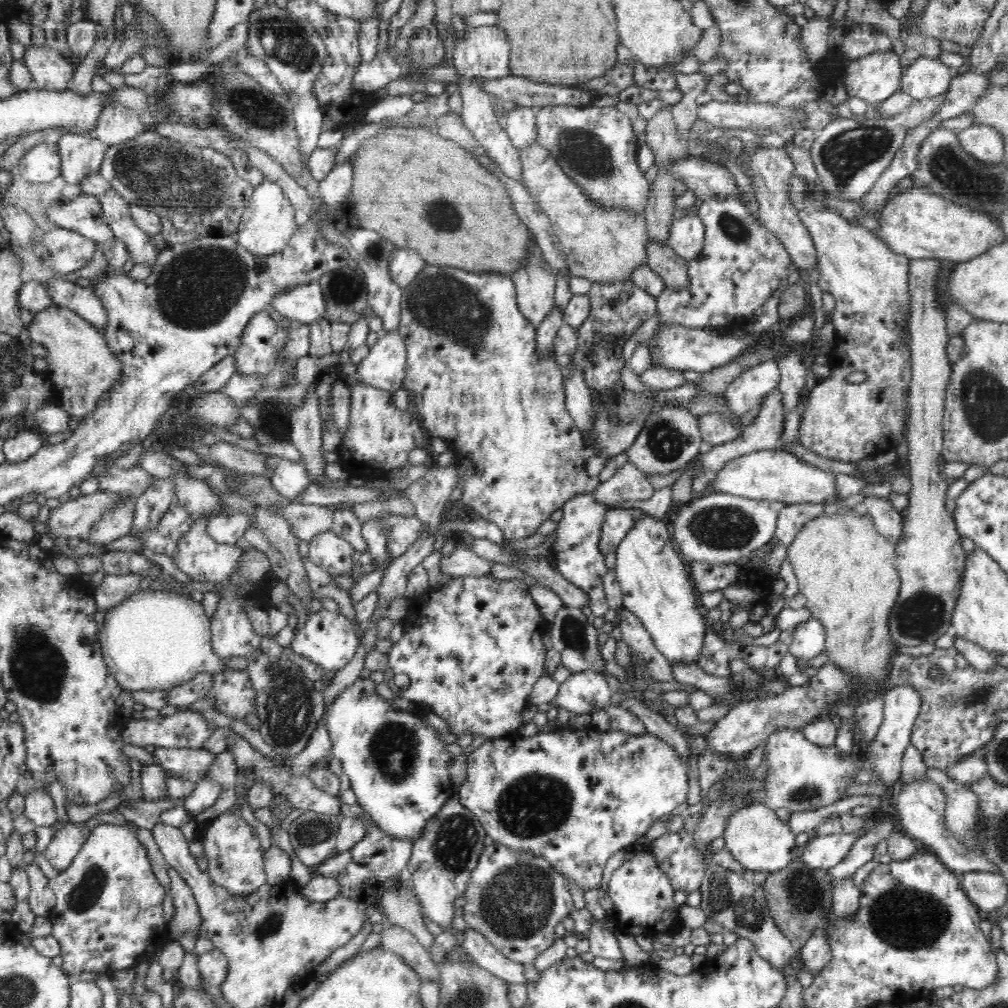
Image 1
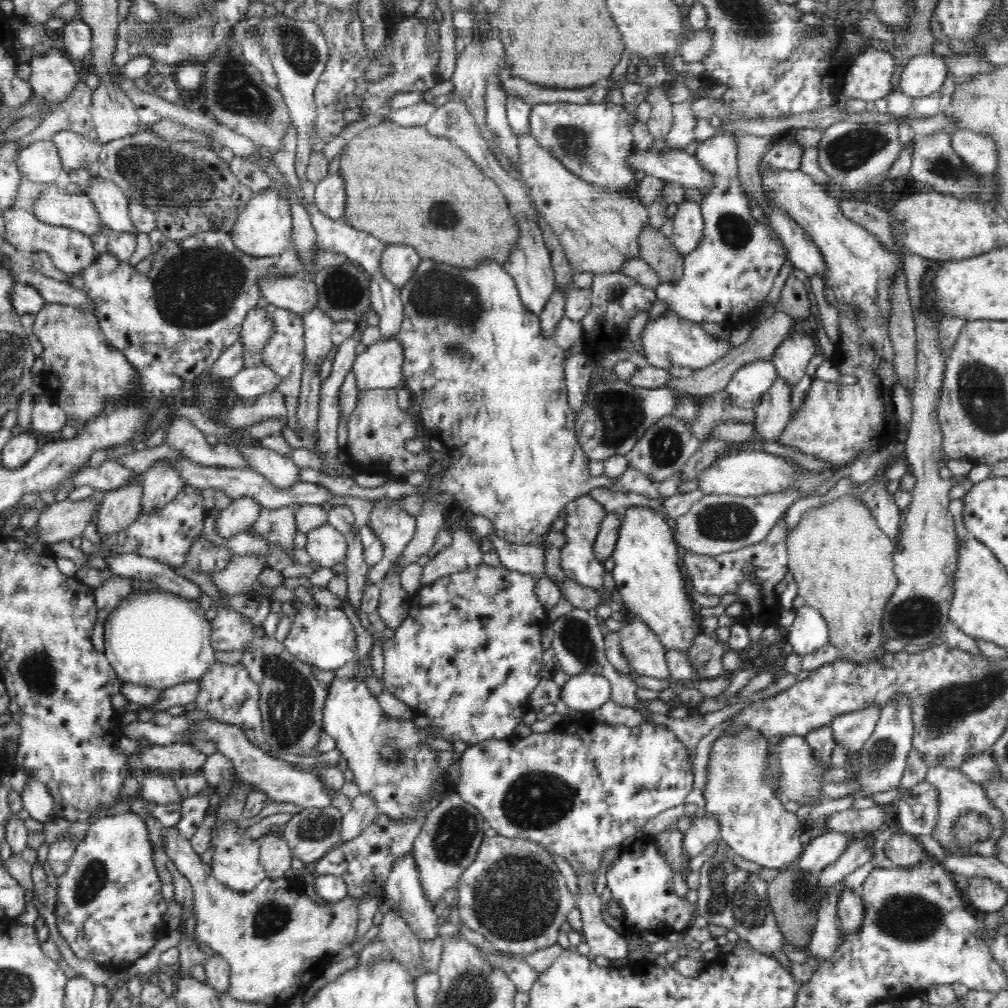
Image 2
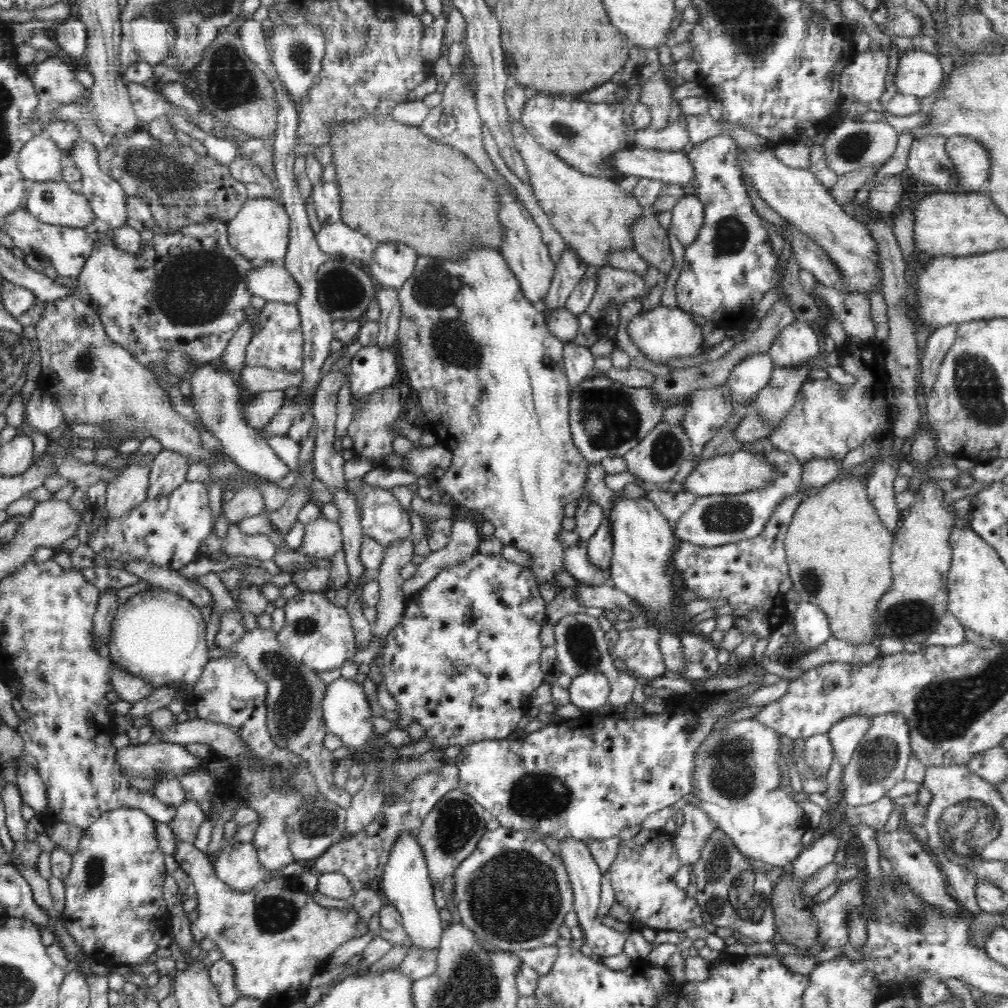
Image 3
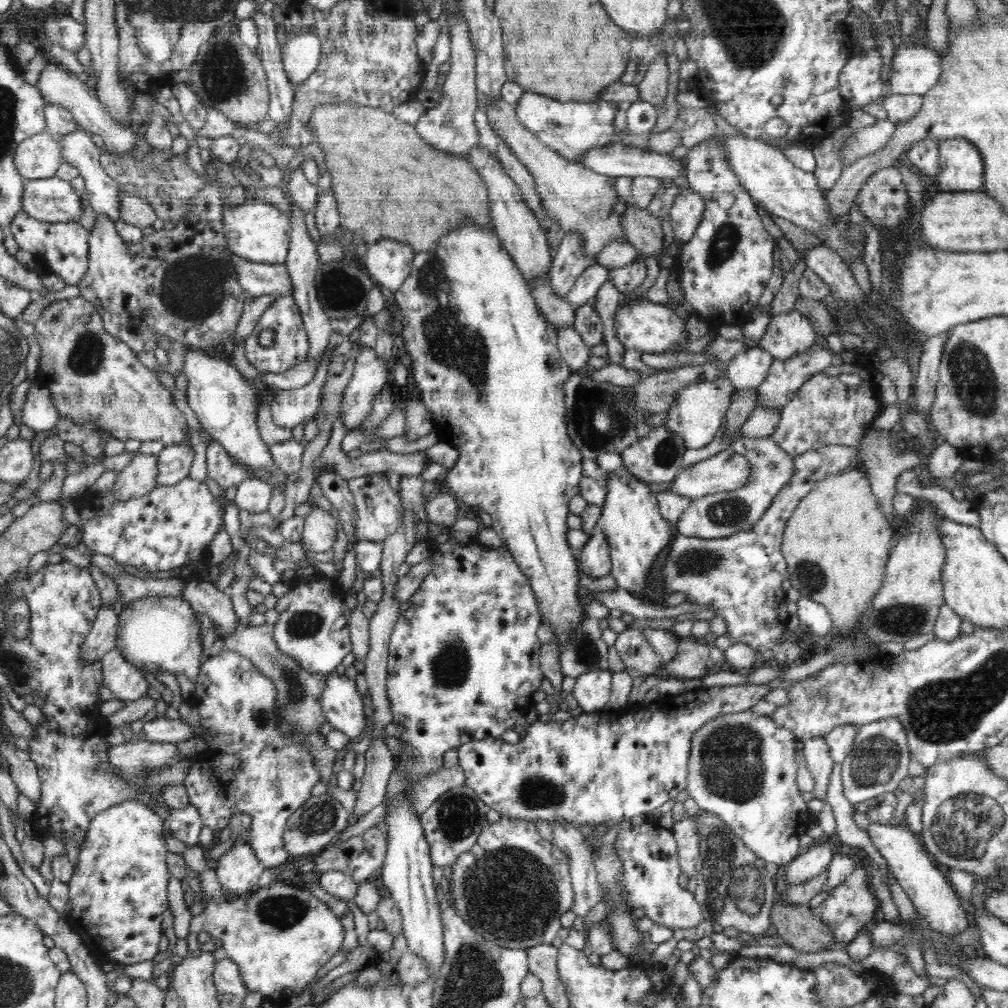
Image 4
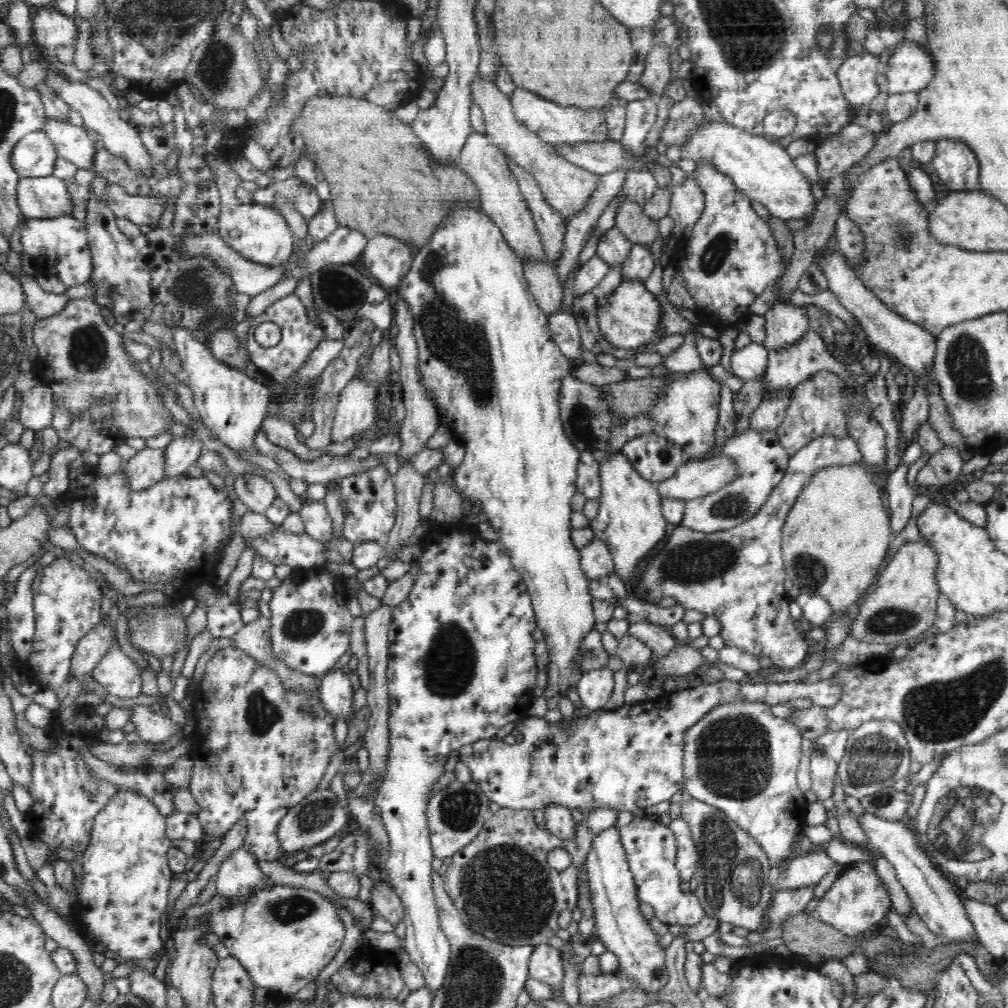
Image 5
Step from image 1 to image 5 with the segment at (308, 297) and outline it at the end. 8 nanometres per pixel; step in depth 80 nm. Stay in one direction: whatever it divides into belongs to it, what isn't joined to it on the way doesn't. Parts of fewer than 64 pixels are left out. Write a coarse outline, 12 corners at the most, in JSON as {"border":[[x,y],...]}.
{"border":[[216,232],[180,236],[182,255],[206,255],[257,295],[284,278],[284,265],[243,258]]}

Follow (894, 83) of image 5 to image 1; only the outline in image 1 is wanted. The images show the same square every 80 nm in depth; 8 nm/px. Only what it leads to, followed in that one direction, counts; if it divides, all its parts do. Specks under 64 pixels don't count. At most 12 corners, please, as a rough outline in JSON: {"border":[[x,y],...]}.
{"border":[[921,57],[904,70],[900,90],[915,101],[947,92],[953,73]]}

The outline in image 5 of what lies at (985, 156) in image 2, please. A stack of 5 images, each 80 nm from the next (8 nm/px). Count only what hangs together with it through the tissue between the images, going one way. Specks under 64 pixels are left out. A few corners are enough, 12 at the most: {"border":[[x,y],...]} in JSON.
{"border":[[958,139],[936,141],[932,160],[940,184],[980,191],[980,165]]}

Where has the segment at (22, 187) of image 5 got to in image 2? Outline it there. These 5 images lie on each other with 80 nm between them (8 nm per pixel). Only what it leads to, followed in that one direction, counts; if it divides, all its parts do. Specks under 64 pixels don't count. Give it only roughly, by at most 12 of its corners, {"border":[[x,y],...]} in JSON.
{"border":[[50,186],[32,212],[41,221],[88,236],[104,228],[84,192]]}

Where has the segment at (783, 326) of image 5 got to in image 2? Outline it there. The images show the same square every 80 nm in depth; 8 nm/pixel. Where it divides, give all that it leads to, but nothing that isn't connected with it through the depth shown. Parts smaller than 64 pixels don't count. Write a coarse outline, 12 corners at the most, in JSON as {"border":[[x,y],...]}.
{"border":[[794,331],[772,354],[779,378],[796,386],[816,350]]}

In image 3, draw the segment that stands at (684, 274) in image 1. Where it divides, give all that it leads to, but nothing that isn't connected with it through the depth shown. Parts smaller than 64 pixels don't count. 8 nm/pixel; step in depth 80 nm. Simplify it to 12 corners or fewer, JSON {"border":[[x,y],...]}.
{"border":[[653,212],[632,224],[634,249],[660,274],[674,256],[667,231]]}

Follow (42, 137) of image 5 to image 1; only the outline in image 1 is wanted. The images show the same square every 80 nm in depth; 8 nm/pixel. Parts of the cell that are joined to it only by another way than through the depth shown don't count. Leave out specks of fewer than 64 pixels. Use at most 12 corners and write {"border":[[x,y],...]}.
{"border":[[42,143],[18,162],[30,182],[50,182],[61,174],[57,143]]}

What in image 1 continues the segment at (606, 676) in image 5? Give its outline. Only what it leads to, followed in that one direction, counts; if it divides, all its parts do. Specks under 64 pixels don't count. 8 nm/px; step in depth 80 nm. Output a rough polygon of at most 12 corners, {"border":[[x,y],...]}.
{"border":[[585,670],[559,686],[557,707],[598,712],[612,696],[604,674]]}

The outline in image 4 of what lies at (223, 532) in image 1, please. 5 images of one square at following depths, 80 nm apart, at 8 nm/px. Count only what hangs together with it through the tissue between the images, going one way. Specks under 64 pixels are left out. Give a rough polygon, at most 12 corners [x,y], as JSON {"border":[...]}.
{"border":[[260,478],[238,485],[239,511],[268,510],[274,488]]}

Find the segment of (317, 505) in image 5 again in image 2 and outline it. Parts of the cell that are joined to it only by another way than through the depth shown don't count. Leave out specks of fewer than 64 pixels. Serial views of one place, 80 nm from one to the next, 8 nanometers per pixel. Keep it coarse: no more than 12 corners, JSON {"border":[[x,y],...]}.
{"border":[[329,523],[305,550],[321,568],[344,567],[347,538]]}

